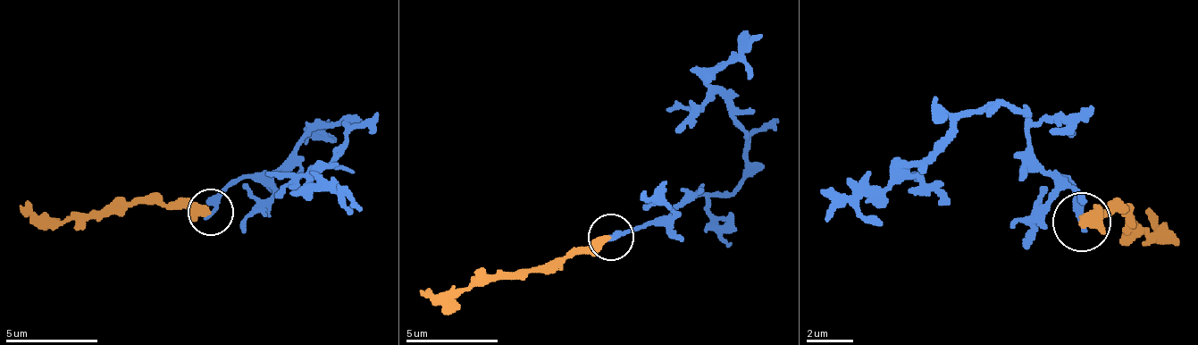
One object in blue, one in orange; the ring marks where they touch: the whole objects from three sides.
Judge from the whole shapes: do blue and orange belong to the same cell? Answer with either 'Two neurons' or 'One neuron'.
Two neurons

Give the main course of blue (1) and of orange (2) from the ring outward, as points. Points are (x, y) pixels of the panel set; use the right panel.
1: (1083, 221), (1065, 180), (1035, 162), (1030, 121), (1001, 103), (971, 109), (890, 185), (854, 191), (825, 221)
2: (1083, 221), (1118, 208), (1153, 232), (1147, 208)

